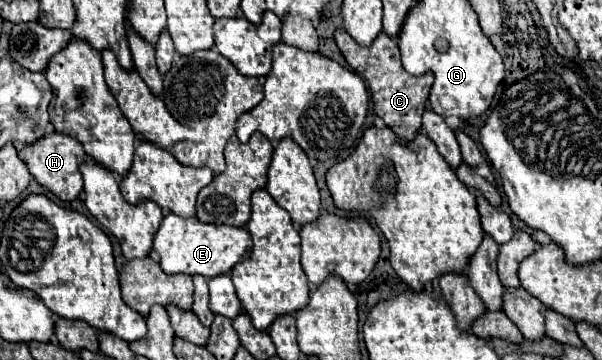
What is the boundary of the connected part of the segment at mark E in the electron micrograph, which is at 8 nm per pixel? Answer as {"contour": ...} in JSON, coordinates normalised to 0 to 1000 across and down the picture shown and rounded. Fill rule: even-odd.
{"contour":[[[279,592],[256,658],[256,697],[266,708],[266,742],[279,764],[309,758],[336,764],[342,775],[359,764],[375,764],[385,742],[405,725],[419,697],[419,664],[409,636],[379,631],[379,625],[346,625],[326,603],[302,608],[289,592]]]}

